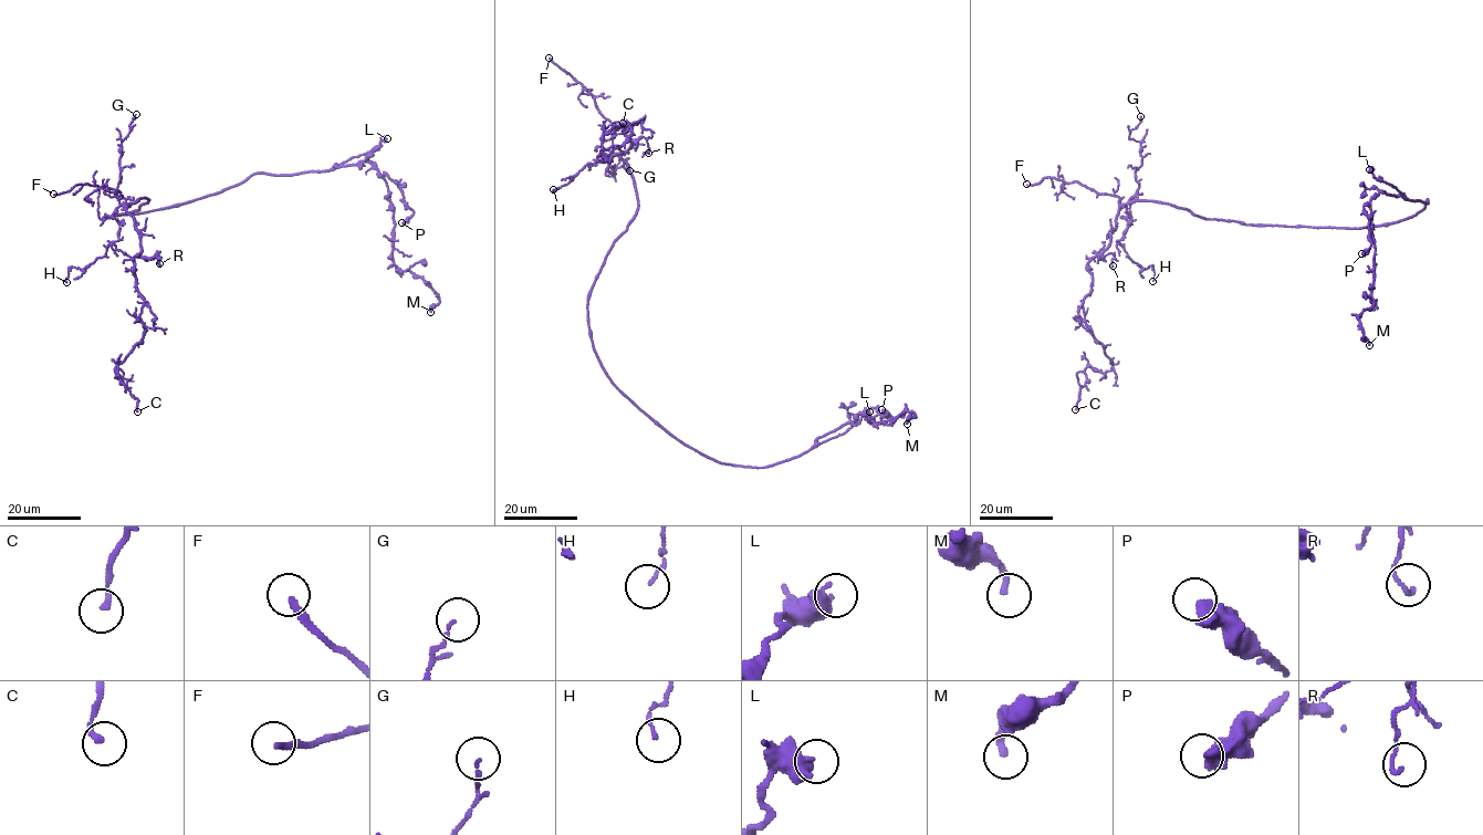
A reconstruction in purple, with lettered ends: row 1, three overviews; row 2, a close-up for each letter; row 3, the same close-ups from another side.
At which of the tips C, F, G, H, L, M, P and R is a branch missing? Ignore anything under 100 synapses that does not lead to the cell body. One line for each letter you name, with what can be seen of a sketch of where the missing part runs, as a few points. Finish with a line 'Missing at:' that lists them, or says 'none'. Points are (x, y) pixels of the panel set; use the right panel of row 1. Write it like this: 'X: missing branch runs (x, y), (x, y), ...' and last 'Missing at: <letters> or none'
F: missing branch runs (1026, 184), (1012, 195), (1013, 204), (1004, 208), (987, 196), (992, 177)
Missing at: F

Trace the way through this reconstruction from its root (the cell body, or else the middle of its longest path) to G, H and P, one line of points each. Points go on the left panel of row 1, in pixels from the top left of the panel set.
G: (115, 216), (131, 212), (148, 200), (144, 198), (121, 205), (116, 194), (121, 141), (136, 114)
H: (115, 216), (103, 218), (148, 199), (117, 208), (118, 240), (83, 269), (72, 267), (66, 282)
P: (115, 216), (177, 207), (258, 173), (327, 171), (359, 162), (371, 162), (398, 186), (414, 211), (401, 222)

